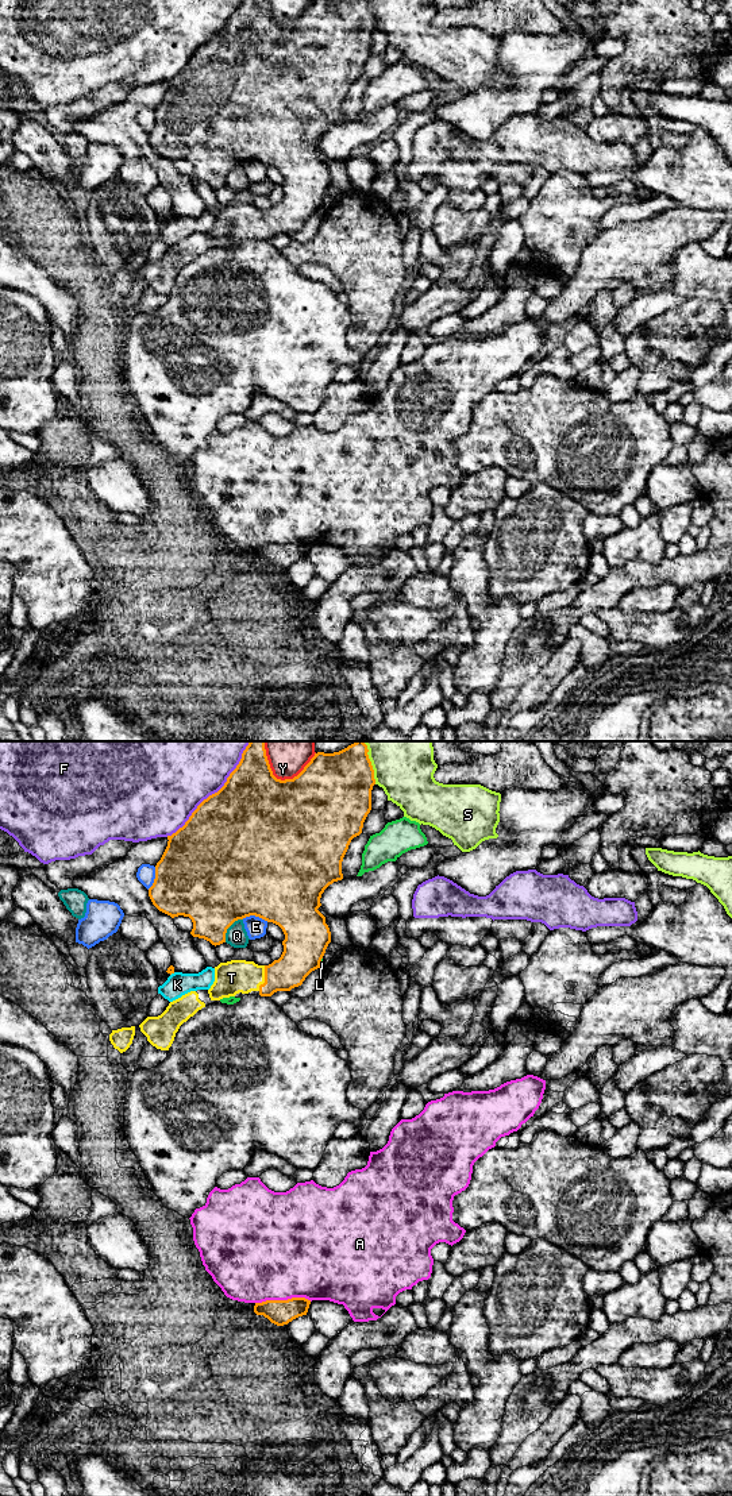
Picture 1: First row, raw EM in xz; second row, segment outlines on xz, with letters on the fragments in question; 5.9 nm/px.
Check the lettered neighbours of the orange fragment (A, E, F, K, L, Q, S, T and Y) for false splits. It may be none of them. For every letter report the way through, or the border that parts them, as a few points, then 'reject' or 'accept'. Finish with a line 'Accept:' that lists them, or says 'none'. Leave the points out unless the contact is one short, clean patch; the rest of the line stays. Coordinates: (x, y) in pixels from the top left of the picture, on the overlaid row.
A: reject
E: reject
F: reject
K: reject
L: reject
Q: reject
S: reject
T: runs through xz (300, 956), (281, 975), (265, 978), (231, 978); accept
Y: reject
Accept: T

